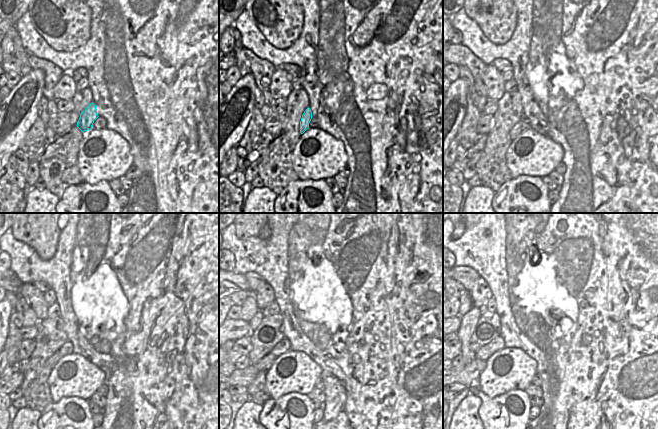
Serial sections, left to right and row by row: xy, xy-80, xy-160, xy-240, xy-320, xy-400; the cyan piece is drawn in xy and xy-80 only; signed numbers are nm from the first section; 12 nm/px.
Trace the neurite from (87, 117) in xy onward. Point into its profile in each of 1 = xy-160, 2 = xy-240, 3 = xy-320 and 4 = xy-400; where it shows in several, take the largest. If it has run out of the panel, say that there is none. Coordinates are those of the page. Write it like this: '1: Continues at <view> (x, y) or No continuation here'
1: Continues at xy-160 (518, 128)
2: Continues at xy-240 (52, 361)
3: Continues at xy-320 (245, 376)
4: Continues at xy-400 (468, 375).

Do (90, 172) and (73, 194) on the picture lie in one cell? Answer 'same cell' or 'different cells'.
different cells

